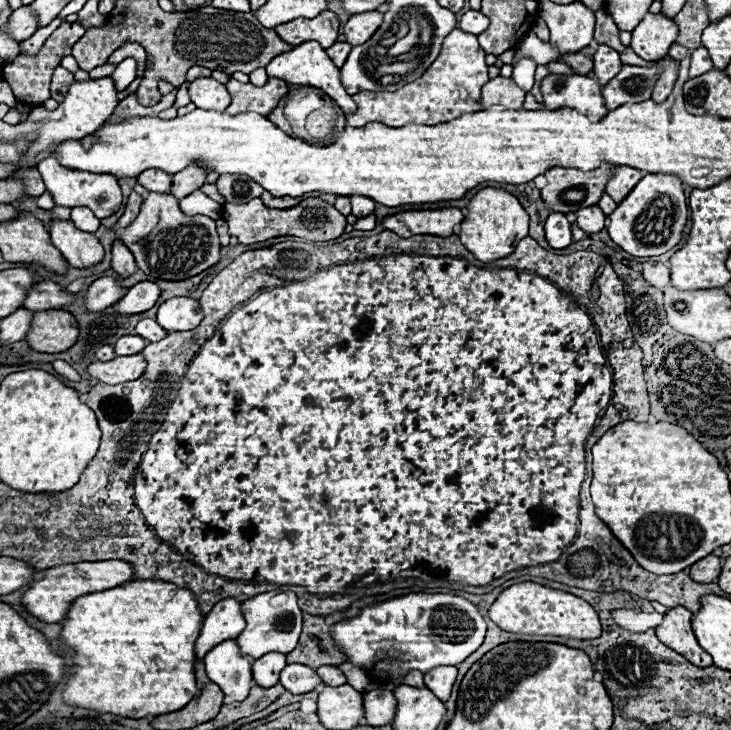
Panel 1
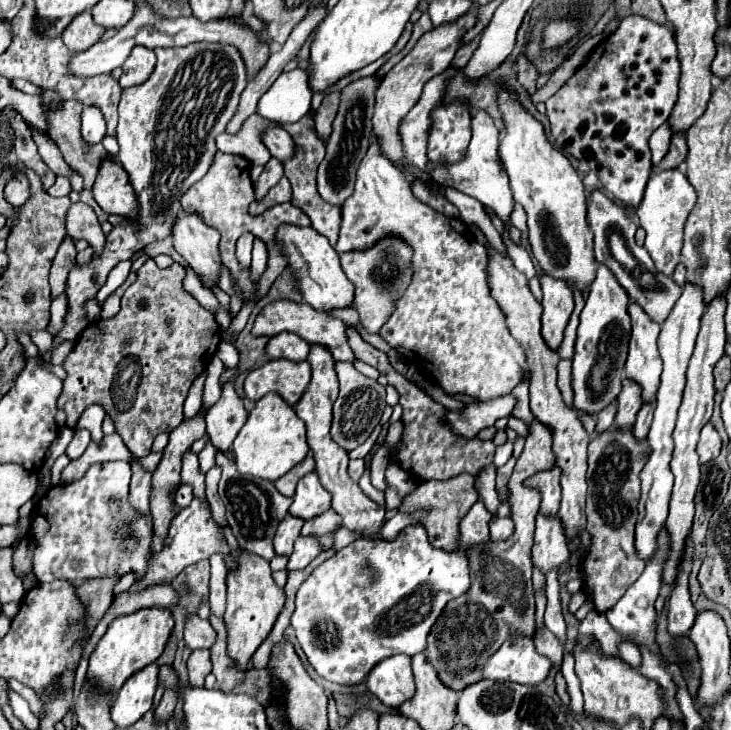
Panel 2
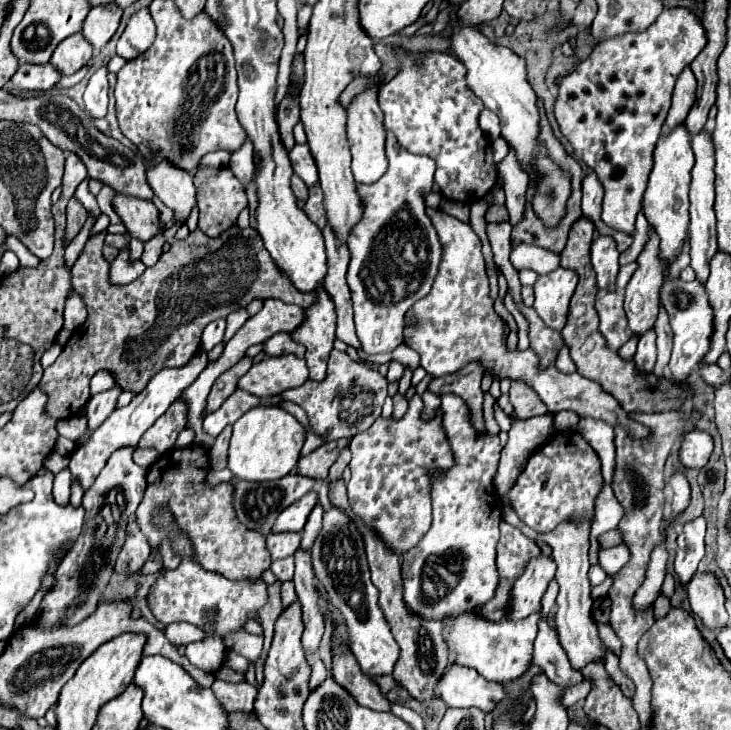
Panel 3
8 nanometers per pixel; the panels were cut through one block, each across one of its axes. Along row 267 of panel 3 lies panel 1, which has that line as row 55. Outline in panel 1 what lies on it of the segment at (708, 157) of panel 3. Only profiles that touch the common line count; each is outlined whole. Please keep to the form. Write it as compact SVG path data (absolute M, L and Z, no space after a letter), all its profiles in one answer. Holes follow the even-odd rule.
M704 46L696 48L692 52L692 58L690 58L690 76L700 76L700 74L706 74L708 70L712 70L712 60L708 56L708 50Z

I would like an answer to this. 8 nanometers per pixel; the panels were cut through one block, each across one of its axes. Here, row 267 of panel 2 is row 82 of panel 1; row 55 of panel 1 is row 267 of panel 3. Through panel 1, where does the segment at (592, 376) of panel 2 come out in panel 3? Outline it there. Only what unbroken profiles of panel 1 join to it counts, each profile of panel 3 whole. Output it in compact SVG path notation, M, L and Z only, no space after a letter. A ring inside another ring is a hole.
M596 236L592 242L592 266L596 270L596 278L598 278L598 288L608 288L614 290L614 280L618 274L618 248L616 242L612 240L612 236Z

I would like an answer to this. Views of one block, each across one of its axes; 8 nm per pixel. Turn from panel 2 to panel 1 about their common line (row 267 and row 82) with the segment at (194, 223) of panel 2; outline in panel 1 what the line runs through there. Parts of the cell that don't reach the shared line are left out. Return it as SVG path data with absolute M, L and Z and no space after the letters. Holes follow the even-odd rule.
M196 78L196 80L192 80L190 86L188 86L188 94L190 94L192 102L196 106L204 106L204 110L220 110L222 112L230 106L230 94L228 94L226 86L220 84L218 80L214 80L214 78Z

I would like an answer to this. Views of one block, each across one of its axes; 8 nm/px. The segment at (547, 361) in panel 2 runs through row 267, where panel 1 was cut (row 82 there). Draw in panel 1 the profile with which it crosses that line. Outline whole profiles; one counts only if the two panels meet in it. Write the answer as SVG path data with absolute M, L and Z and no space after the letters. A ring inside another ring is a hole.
M494 78L484 84L482 94L480 94L480 104L482 108L488 108L492 104L504 106L504 108L522 108L524 100L524 90L520 90L510 78Z

